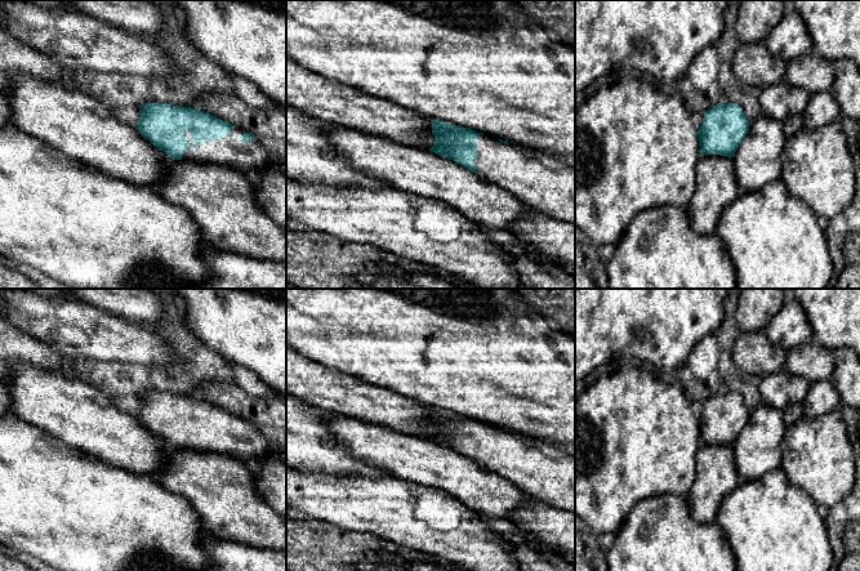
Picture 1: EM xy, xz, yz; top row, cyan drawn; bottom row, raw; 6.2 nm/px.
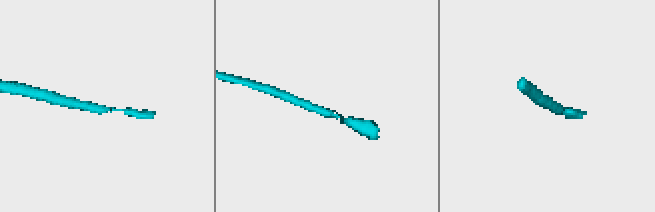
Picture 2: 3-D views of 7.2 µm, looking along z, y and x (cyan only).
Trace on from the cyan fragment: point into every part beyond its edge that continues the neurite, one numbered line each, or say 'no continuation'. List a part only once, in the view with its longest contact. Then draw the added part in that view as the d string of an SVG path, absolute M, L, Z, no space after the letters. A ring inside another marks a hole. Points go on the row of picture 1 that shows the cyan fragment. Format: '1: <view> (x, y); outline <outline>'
1: xy (249, 157); outline M240 128L231 129L228 137L200 143L195 148L195 143L190 140L190 131L186 130L184 137L190 150L182 153L182 160L235 166L250 175L279 161L279 156L272 153L260 140L241 142L242 134Z

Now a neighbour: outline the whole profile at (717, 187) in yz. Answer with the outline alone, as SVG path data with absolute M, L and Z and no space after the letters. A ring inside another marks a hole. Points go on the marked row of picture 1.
M701 155L696 164L696 188L687 208L692 229L700 235L716 233L723 209L739 193L732 157Z

